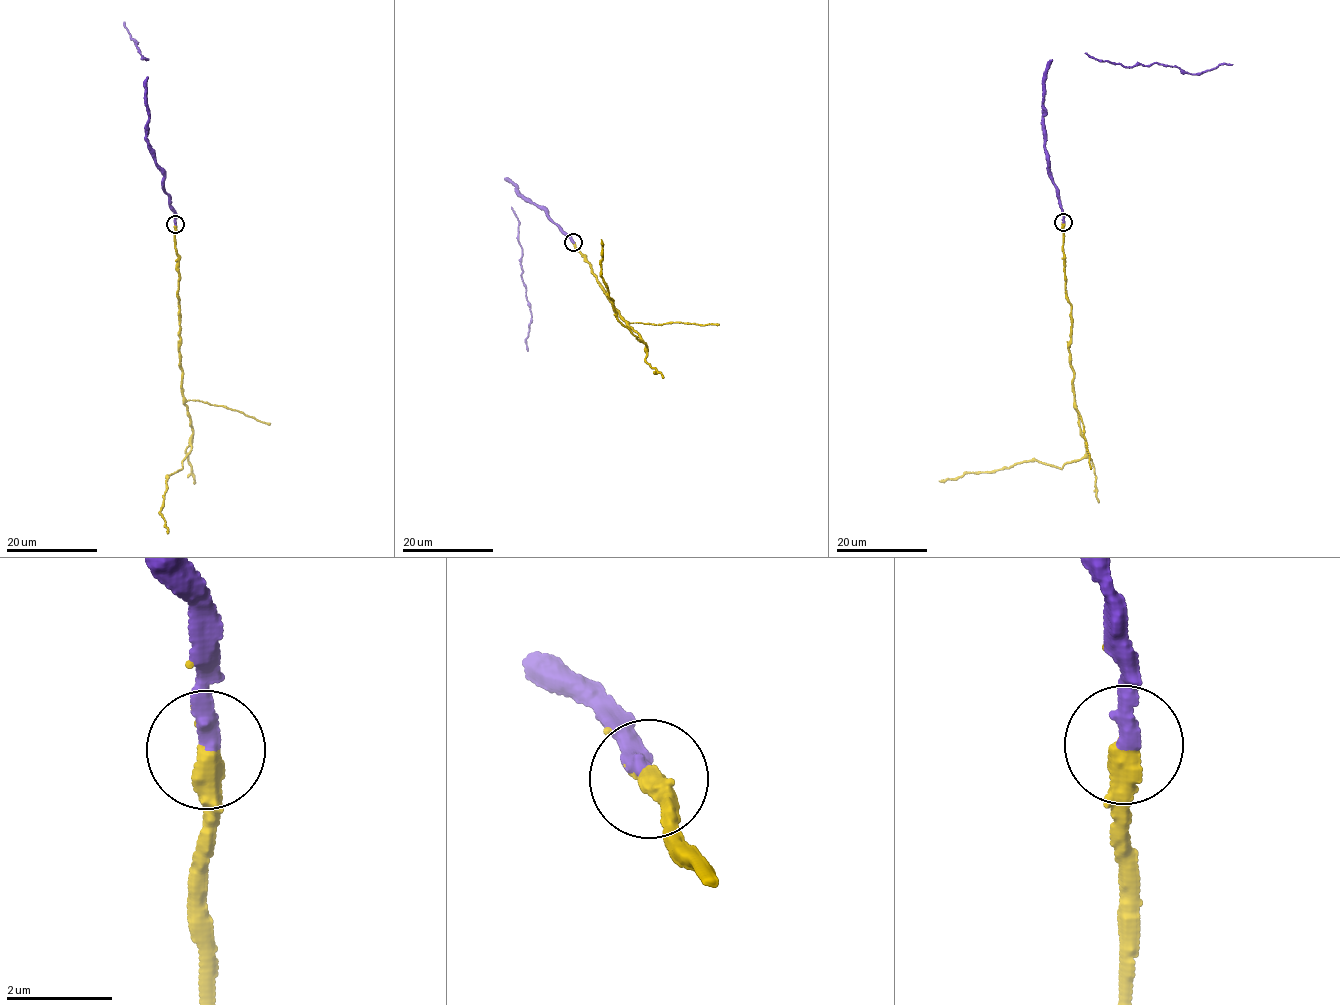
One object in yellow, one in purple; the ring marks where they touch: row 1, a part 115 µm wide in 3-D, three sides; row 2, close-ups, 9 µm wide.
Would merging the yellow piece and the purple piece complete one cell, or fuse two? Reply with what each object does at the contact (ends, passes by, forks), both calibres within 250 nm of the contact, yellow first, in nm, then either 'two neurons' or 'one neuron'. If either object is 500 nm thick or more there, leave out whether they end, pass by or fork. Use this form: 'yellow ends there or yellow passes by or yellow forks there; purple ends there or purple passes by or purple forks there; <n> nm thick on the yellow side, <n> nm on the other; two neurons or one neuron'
yellow passes by; purple ends there; 320 nm thick on the yellow side, 320 nm on the other; one neuron

